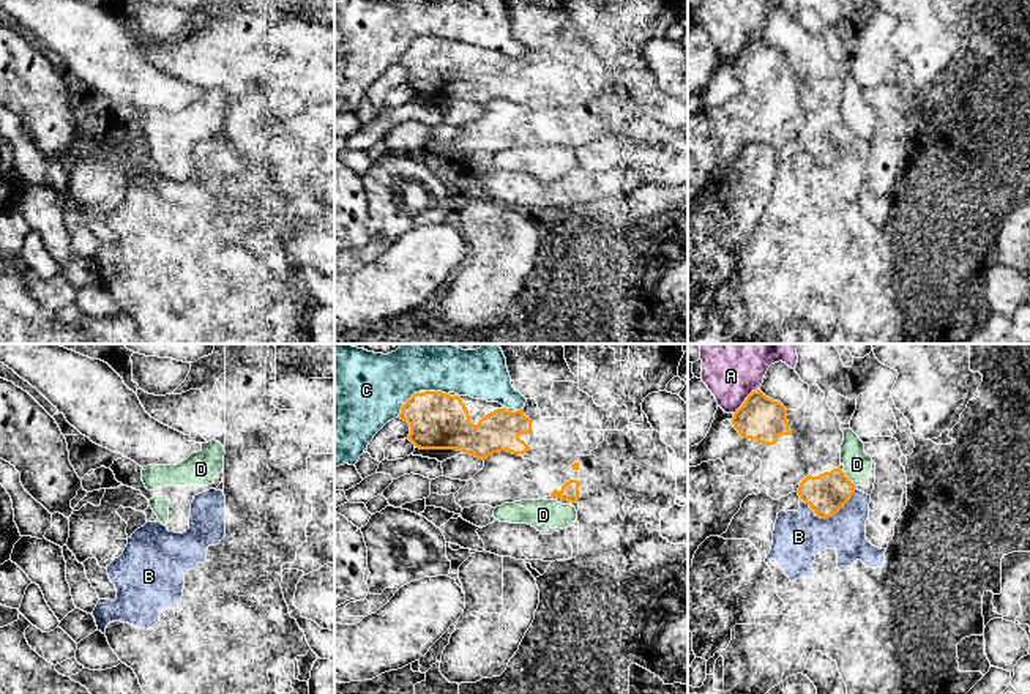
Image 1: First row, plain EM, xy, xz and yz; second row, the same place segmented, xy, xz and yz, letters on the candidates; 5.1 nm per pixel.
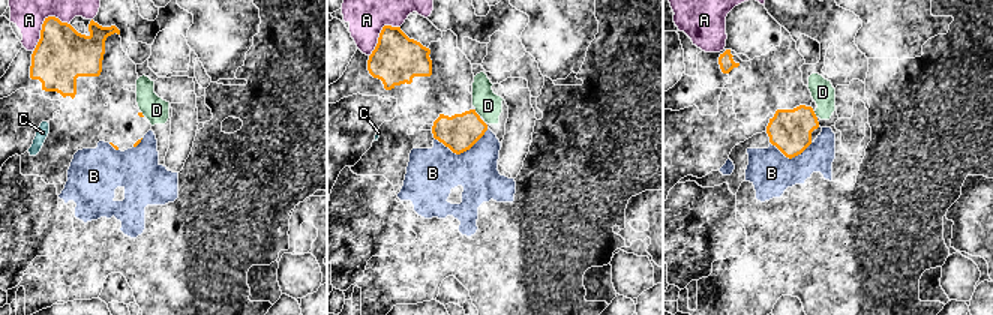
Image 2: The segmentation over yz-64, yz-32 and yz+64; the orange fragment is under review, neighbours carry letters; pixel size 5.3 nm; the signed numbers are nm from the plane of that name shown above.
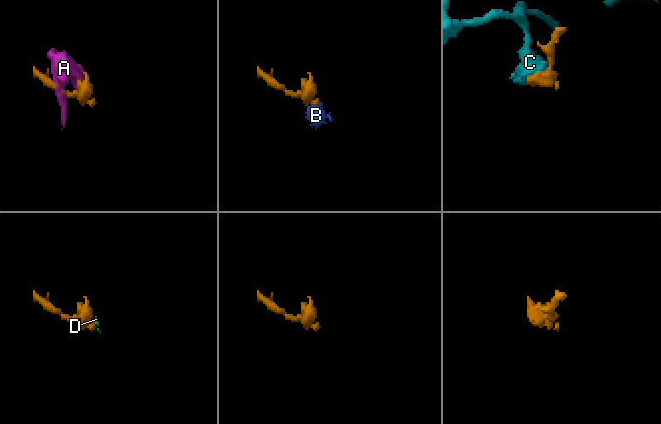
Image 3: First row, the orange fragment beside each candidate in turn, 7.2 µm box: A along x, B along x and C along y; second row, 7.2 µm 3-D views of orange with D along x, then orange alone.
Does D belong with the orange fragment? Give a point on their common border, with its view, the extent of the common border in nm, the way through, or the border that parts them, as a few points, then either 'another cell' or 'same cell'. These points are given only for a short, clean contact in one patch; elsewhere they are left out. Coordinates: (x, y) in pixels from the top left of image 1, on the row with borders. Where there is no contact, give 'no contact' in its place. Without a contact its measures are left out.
contact yz (849, 480); length 70 nm; same cell

